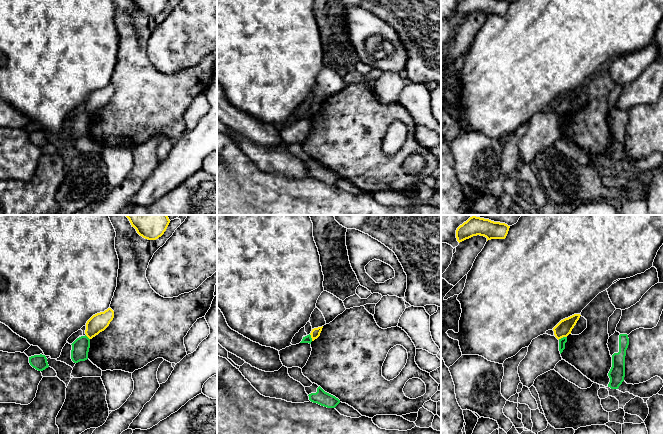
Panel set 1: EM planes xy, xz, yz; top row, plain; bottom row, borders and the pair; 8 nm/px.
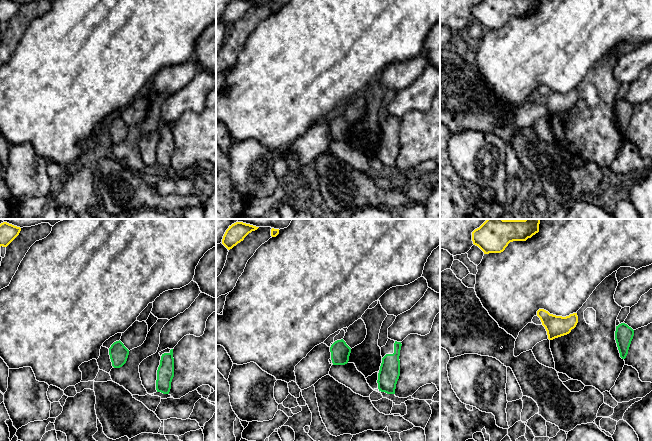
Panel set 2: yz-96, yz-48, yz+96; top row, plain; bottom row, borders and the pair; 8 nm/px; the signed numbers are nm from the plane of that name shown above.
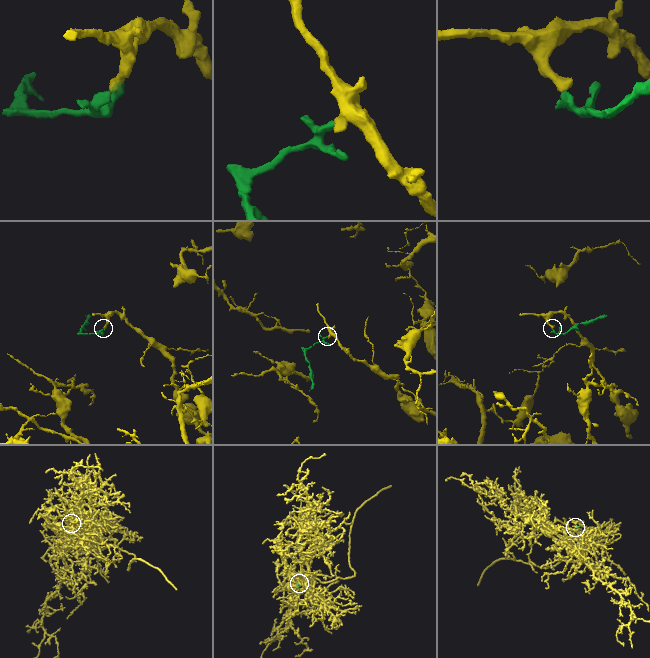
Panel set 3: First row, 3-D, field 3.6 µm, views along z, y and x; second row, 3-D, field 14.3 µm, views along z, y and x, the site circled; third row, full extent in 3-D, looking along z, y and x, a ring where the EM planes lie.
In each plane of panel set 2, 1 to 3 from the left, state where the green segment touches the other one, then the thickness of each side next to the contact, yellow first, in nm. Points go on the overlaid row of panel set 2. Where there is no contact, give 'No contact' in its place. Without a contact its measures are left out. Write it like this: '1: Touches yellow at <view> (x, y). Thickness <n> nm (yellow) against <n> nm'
1: No contact
2: No contact
3: No contact

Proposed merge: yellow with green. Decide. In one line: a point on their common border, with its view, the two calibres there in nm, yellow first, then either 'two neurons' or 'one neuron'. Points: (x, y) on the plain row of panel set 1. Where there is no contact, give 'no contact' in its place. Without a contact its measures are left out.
yz (562, 113) | 120/60 nm | two neurons

